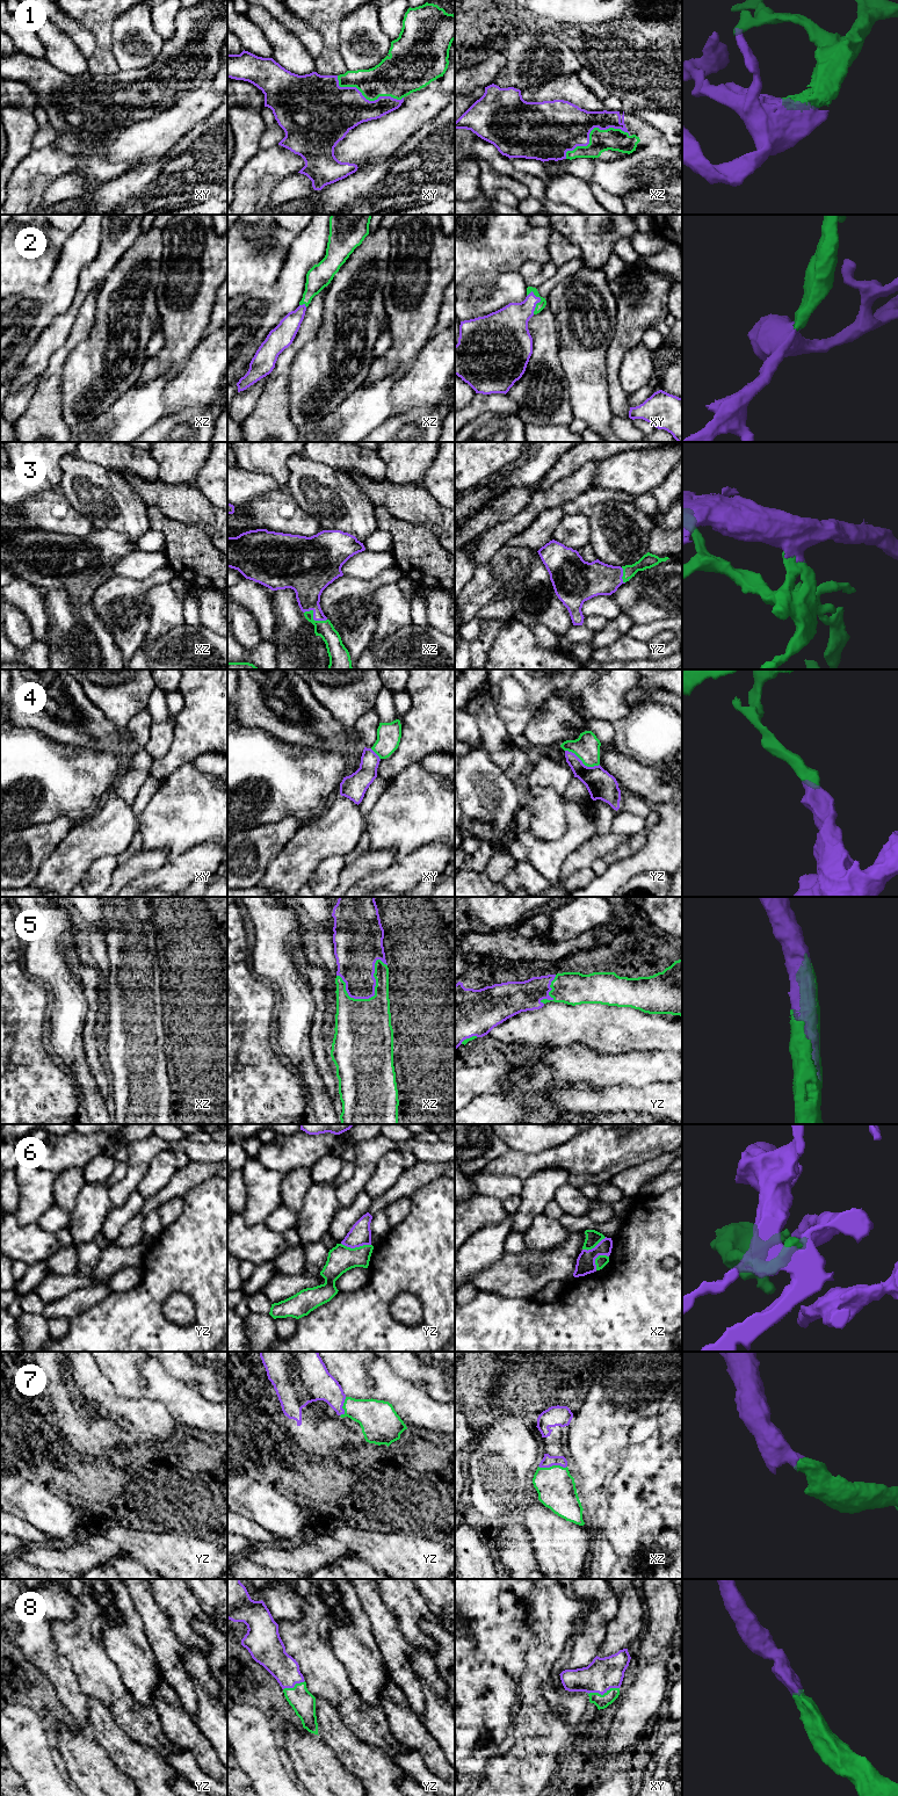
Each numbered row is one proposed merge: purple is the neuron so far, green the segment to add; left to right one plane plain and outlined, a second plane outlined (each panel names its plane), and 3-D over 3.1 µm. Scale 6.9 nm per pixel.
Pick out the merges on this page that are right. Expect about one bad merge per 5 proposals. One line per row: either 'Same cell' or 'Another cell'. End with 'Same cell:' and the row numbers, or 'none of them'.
1: Same cell
2: Same cell
3: Same cell
4: Another cell
5: Same cell
6: Another cell
7: Same cell
8: Same cell
Same cell: 1, 2, 3, 5, 7, 8

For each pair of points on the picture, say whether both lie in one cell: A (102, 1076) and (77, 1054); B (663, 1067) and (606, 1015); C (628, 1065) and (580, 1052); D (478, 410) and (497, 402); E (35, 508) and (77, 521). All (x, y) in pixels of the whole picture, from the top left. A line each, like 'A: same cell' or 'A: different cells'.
A: different cells
B: different cells
C: same cell
D: same cell
E: same cell

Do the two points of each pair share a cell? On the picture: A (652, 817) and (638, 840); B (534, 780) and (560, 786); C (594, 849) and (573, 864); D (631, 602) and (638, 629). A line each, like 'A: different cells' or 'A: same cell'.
A: same cell
B: same cell
C: same cell
D: different cells

